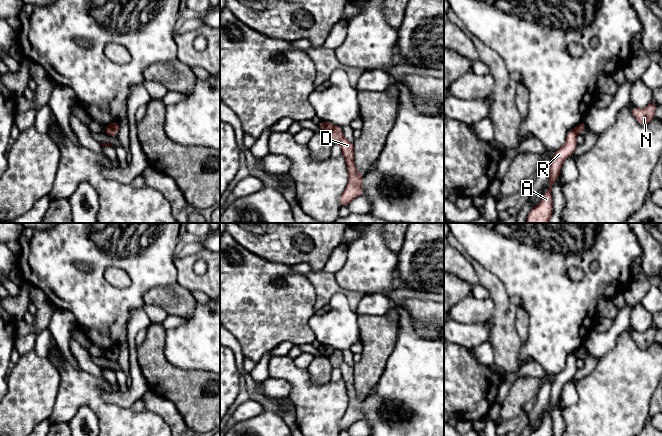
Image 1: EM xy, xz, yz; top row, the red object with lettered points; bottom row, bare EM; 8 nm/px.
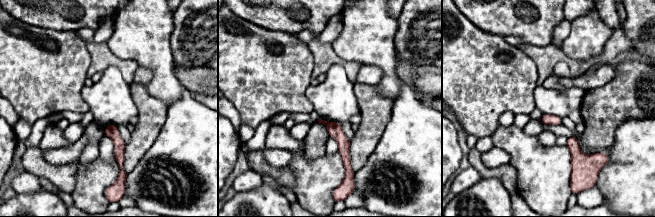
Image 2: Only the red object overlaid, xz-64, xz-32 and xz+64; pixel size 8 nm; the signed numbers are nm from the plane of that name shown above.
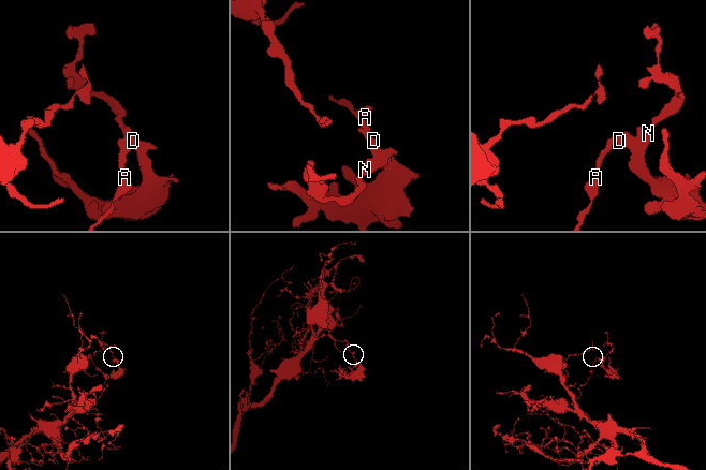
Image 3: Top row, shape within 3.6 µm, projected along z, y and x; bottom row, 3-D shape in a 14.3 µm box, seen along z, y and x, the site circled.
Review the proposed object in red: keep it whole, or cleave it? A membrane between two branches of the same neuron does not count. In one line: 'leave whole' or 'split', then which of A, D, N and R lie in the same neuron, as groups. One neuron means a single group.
split; A R / D N

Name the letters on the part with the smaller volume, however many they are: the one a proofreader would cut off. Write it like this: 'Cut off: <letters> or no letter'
Cut off: D, N

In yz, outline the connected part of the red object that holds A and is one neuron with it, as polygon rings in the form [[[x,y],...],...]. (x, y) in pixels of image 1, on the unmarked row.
[[[574,353],[570,354],[566,360],[565,368],[555,375],[554,381],[551,384],[550,398],[548,401],[549,411],[544,417],[540,427],[533,431],[529,436],[552,436],[553,425],[551,419],[551,413],[553,408],[559,401],[560,394],[563,386],[569,380],[571,380],[576,374],[578,367],[576,365],[576,356]]]

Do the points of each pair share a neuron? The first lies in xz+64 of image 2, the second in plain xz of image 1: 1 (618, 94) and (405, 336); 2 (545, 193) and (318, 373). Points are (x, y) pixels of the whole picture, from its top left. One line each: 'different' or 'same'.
1: different
2: different

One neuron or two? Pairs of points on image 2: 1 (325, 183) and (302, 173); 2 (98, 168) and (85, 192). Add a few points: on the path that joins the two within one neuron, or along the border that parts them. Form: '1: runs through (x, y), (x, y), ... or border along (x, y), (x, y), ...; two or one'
1: runs through (319, 179), (315, 179), (308, 173); one
2: runs through (98, 174), (90, 183), (90, 186); one

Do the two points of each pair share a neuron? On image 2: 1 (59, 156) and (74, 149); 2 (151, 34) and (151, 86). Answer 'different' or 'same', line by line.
1: same
2: same

